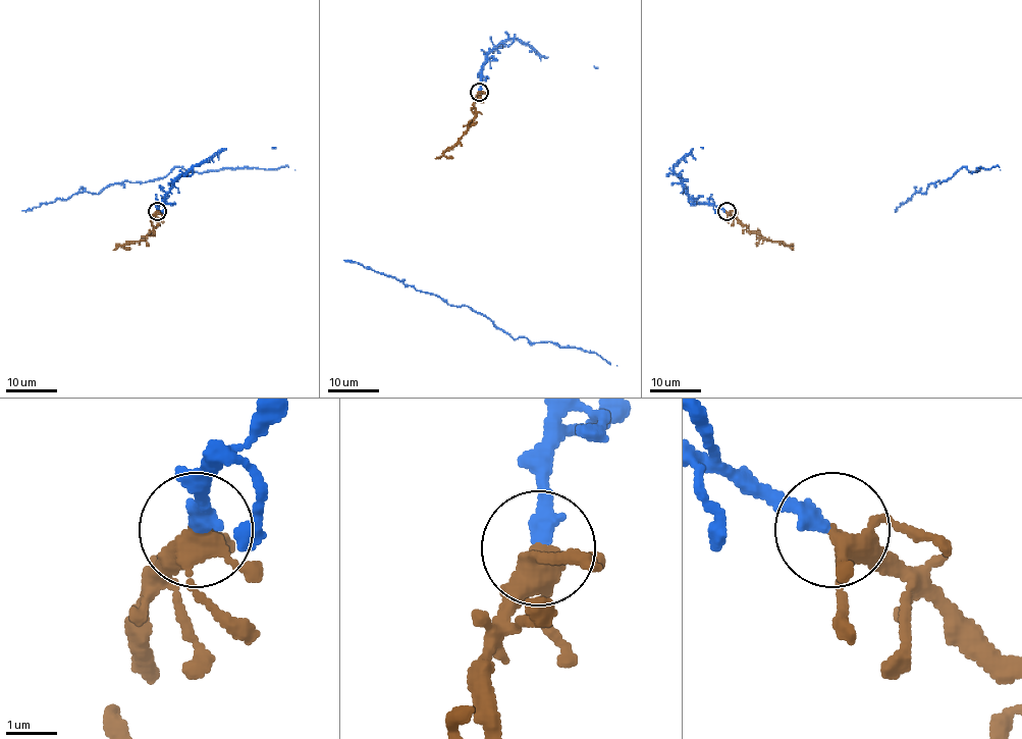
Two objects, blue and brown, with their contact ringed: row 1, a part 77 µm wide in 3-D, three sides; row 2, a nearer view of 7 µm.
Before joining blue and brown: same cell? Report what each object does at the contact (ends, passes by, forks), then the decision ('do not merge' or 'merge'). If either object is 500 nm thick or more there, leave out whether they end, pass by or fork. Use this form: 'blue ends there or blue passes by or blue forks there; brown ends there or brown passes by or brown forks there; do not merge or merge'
blue ends there; brown forks there; merge

